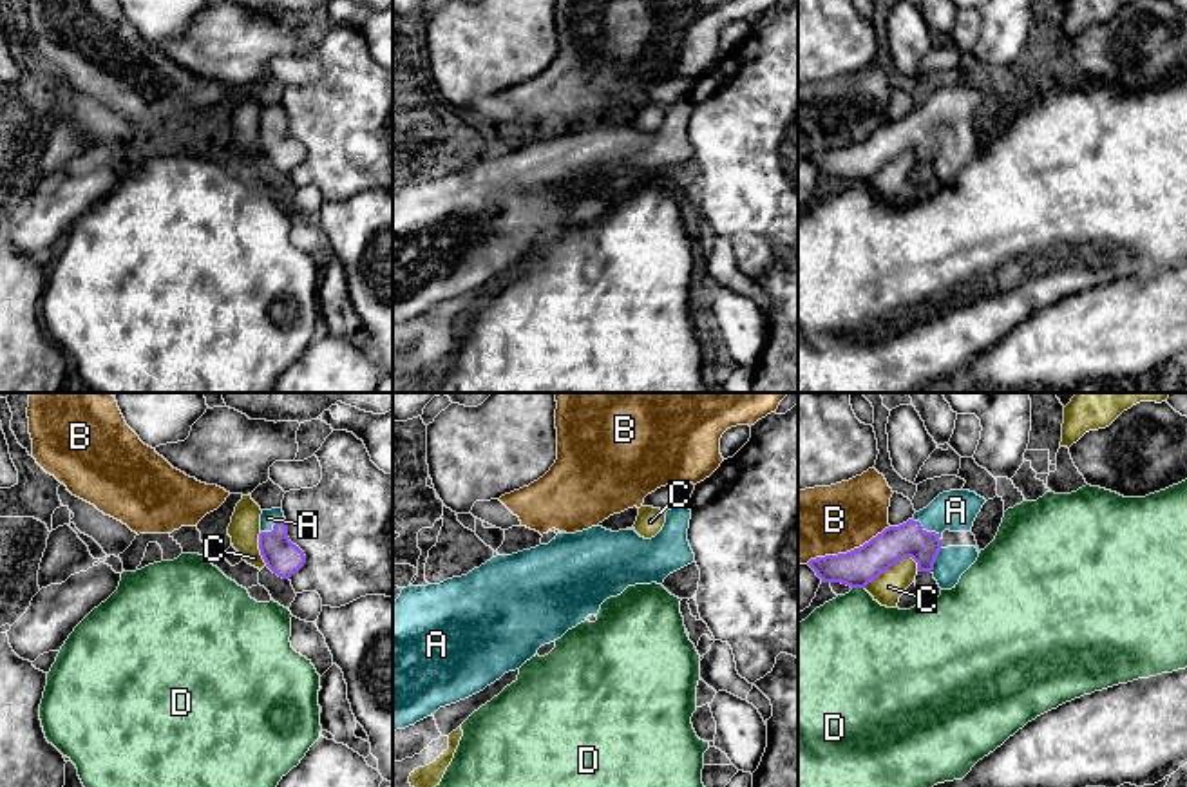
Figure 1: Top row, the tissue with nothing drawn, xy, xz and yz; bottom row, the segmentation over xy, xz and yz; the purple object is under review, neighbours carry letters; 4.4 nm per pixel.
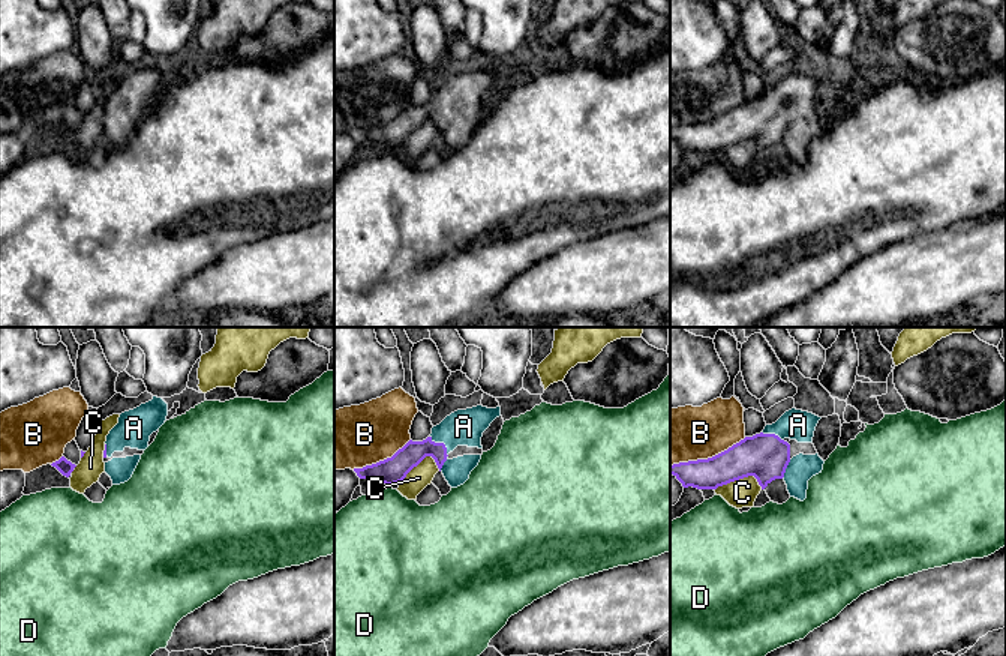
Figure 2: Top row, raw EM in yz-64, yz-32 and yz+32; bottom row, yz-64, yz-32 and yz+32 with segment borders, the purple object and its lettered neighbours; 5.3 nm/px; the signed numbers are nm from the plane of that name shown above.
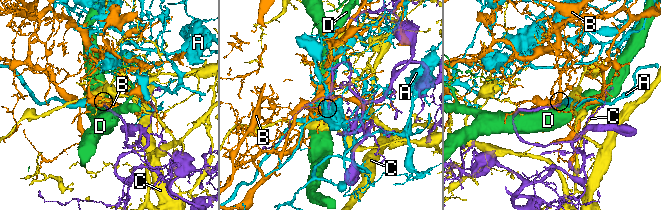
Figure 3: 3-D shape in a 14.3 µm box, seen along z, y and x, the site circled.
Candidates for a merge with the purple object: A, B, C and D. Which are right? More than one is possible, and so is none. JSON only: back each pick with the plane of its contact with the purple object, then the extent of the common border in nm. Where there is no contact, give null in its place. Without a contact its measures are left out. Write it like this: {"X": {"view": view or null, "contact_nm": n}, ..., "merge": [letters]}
{"A": {"view": "yz", "contact_nm": 160}, "merge": ["A"]}

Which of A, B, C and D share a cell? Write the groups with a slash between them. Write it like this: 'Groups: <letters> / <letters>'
Groups: A / B / C / D

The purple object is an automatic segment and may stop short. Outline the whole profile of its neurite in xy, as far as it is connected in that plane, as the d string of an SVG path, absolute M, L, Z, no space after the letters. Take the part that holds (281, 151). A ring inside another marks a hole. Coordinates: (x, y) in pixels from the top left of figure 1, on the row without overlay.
M282 103L262 105L259 145L266 161L282 174L290 174L304 157L304 147L288 132Z

